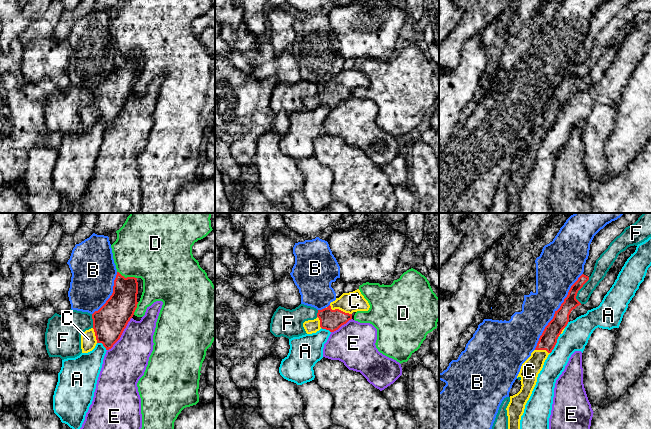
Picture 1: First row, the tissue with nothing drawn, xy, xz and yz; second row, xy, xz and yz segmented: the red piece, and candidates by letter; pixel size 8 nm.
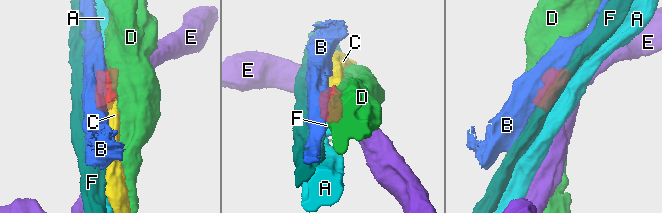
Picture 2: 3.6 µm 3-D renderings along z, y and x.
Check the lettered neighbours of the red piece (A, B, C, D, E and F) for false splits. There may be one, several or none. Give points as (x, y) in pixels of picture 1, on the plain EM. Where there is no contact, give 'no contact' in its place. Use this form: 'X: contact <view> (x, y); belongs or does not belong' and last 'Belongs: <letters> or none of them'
A: contact yz (555, 120); does not belong
B: contact yz (556, 87); does not belong
C: contact xz (340, 86); belongs
D: contact xy (127, 53); does not belong
E: contact xy (121, 110); does not belong
F: contact yz (579, 65); does not belong
Belongs: C

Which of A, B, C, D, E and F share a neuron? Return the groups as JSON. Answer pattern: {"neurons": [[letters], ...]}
{"neurons": [["A"], ["B"], ["C"], ["D"], ["E"], ["F"]]}

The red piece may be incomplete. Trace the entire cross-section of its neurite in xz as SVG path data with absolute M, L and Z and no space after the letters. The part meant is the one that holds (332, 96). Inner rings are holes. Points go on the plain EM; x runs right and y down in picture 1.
M357 65L353 68L343 69L335 77L322 86L318 86L317 94L303 99L307 110L316 109L321 104L334 108L352 95L352 89L368 87L368 77Z

